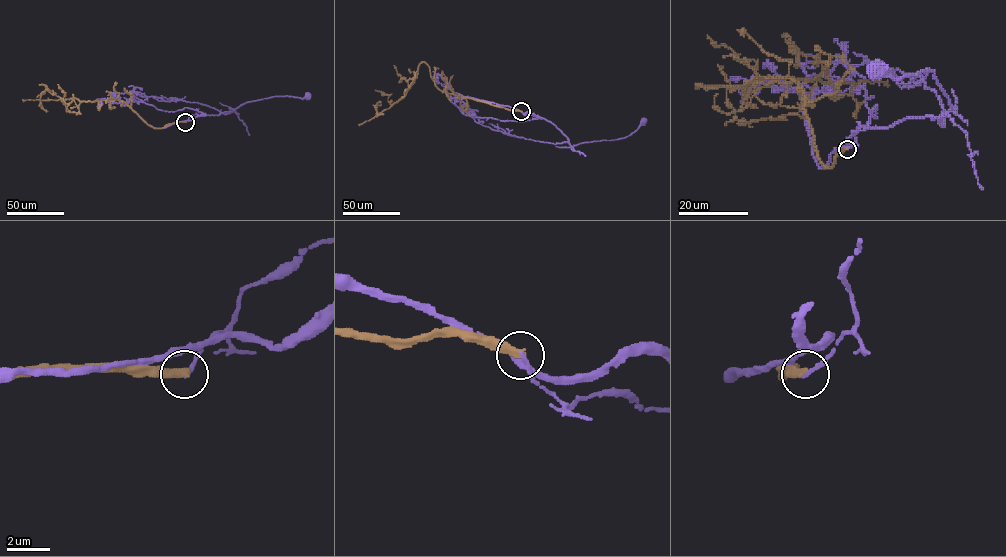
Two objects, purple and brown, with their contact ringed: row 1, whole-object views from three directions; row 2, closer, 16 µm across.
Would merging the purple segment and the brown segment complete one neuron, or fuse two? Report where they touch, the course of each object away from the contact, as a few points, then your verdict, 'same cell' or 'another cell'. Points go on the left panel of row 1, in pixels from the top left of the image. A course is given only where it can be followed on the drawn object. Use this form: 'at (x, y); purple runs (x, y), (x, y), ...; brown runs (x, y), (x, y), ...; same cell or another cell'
at (185, 122); purple runs (185, 122), (196, 116), (232, 111), (245, 103), (273, 96), (307, 97); brown runs (185, 122), (155, 128), (126, 103), (117, 100), (85, 102), (61, 98), (43, 100), (40, 104), (44, 90); another cell

